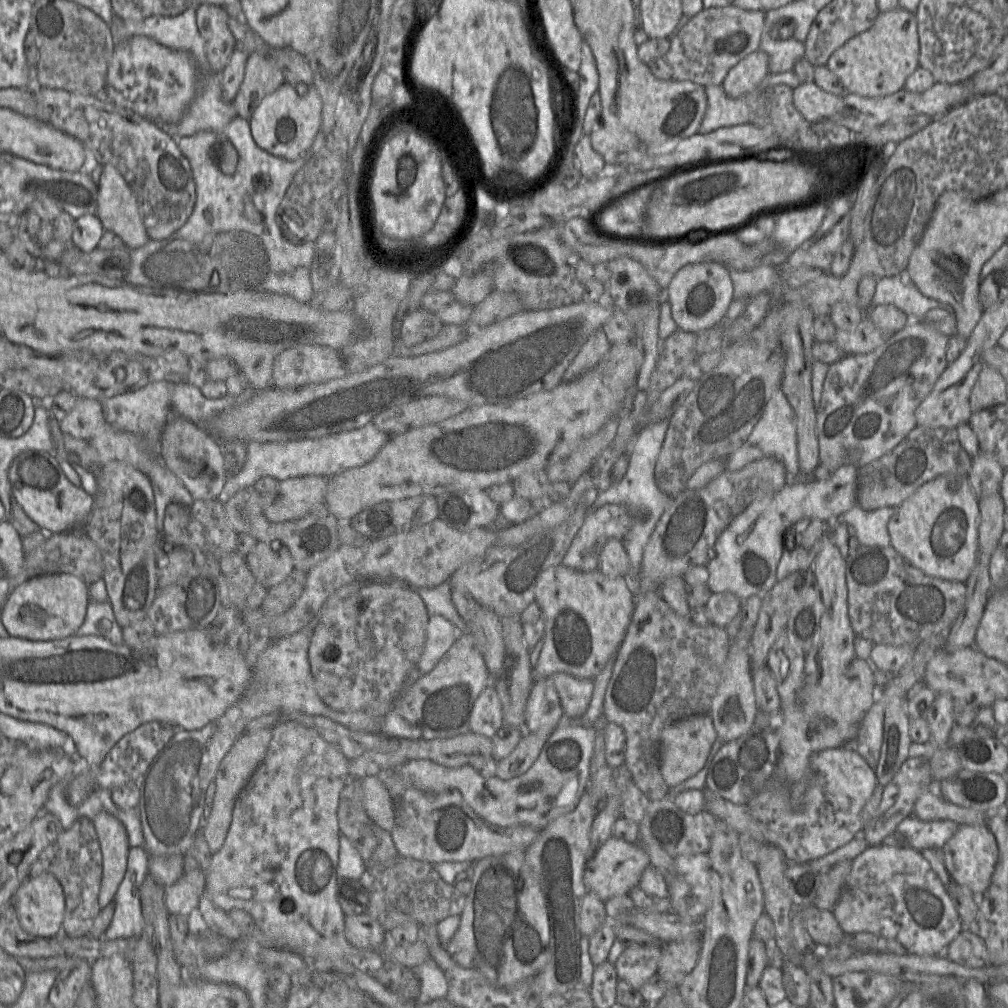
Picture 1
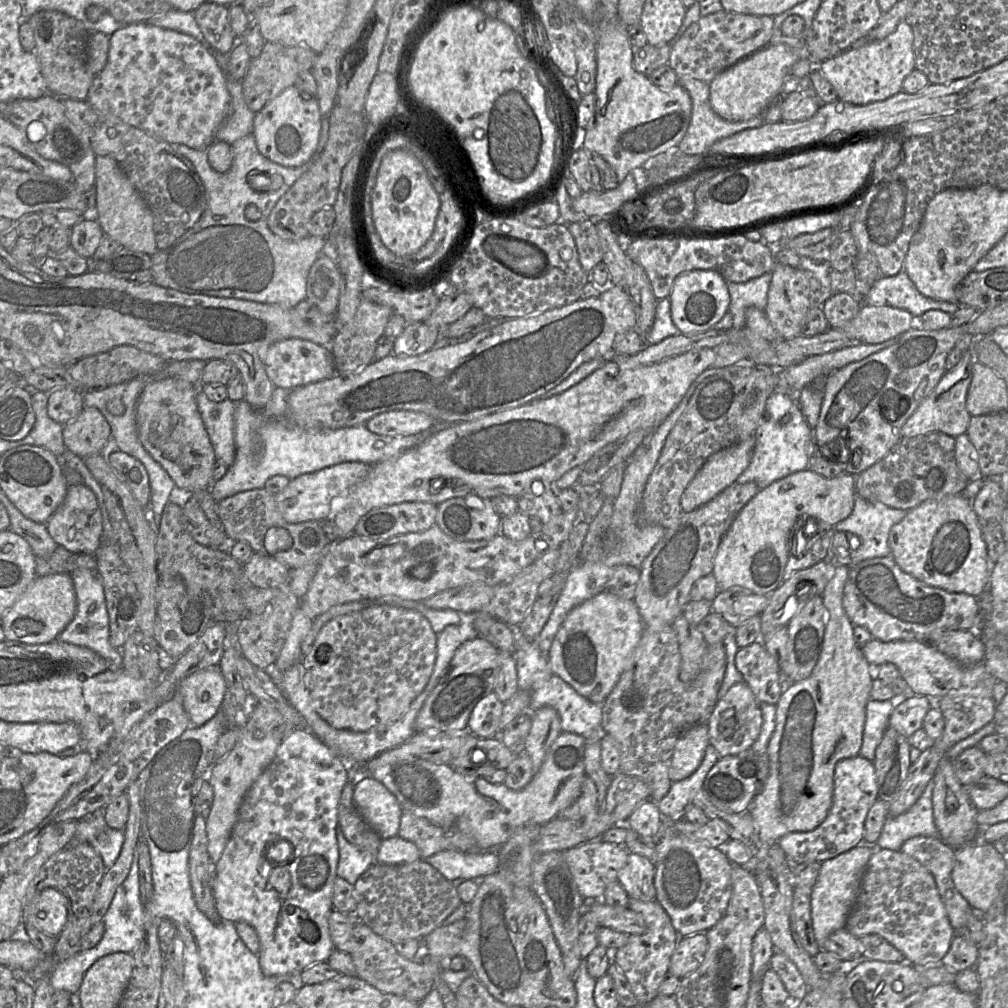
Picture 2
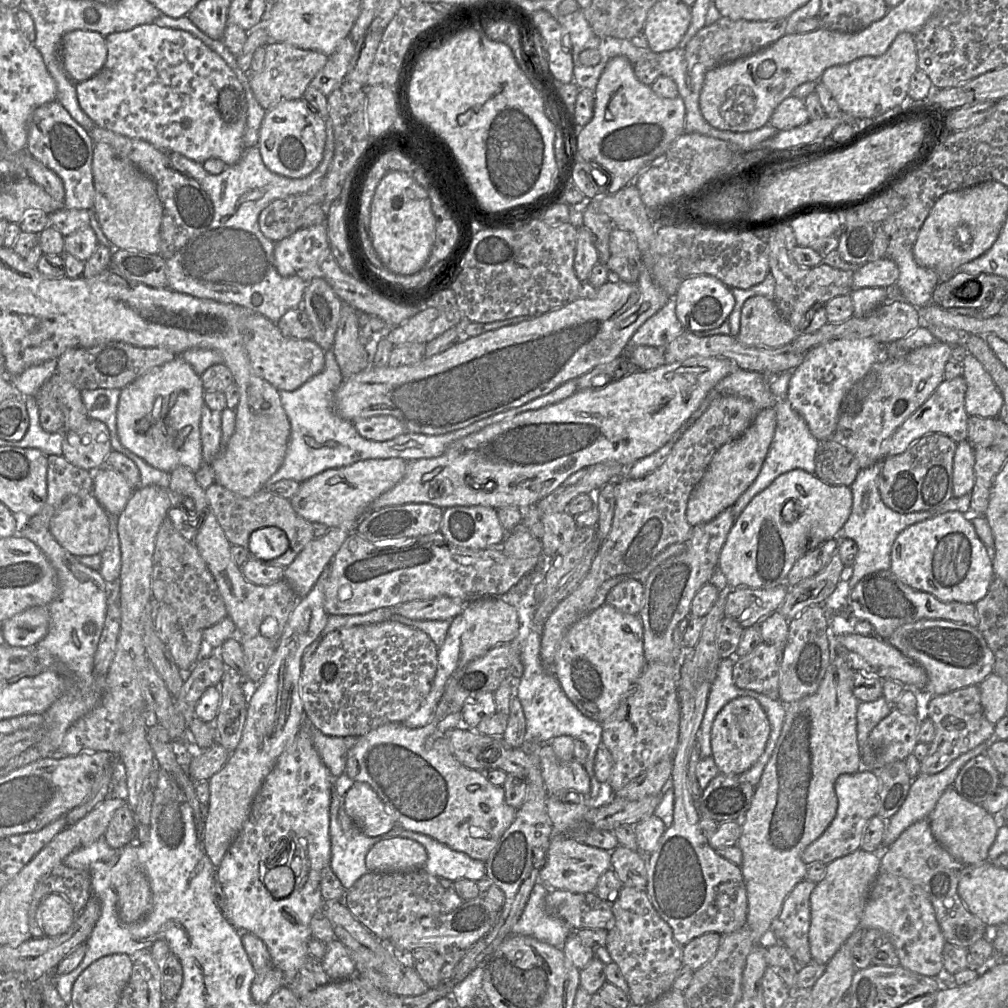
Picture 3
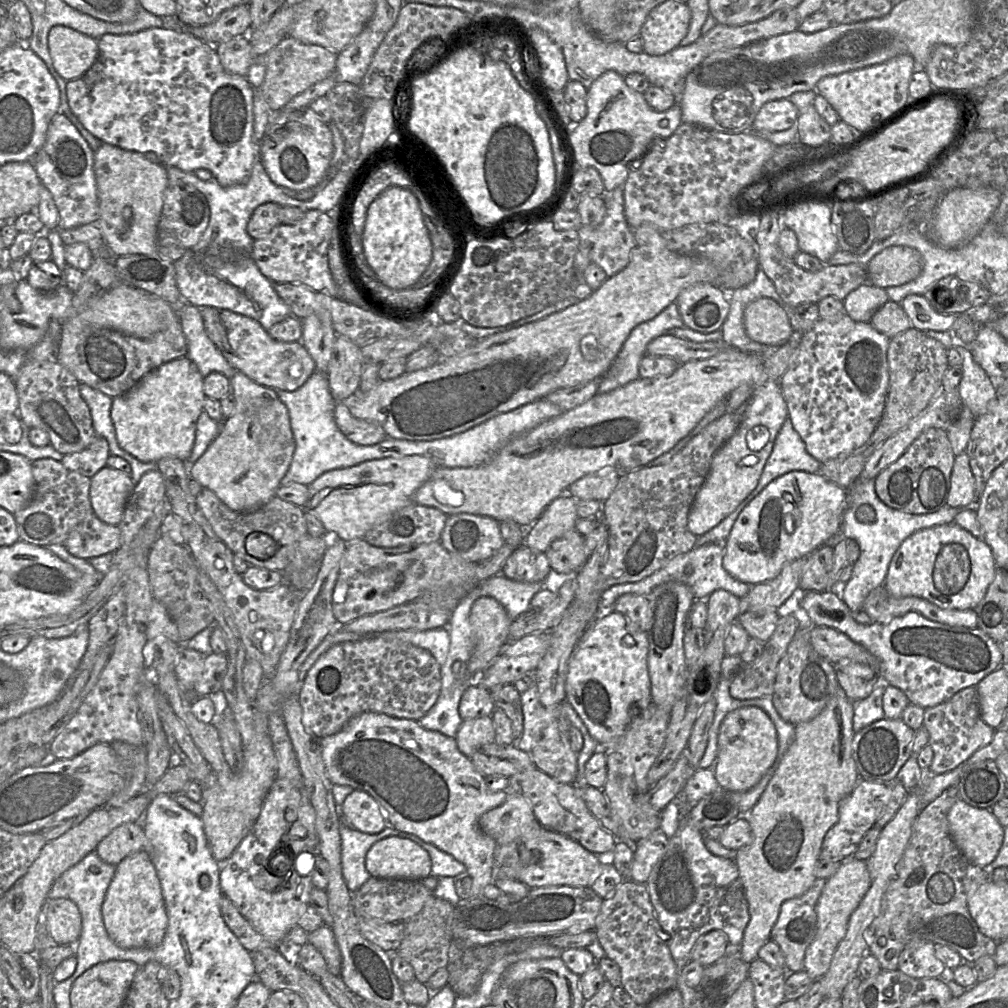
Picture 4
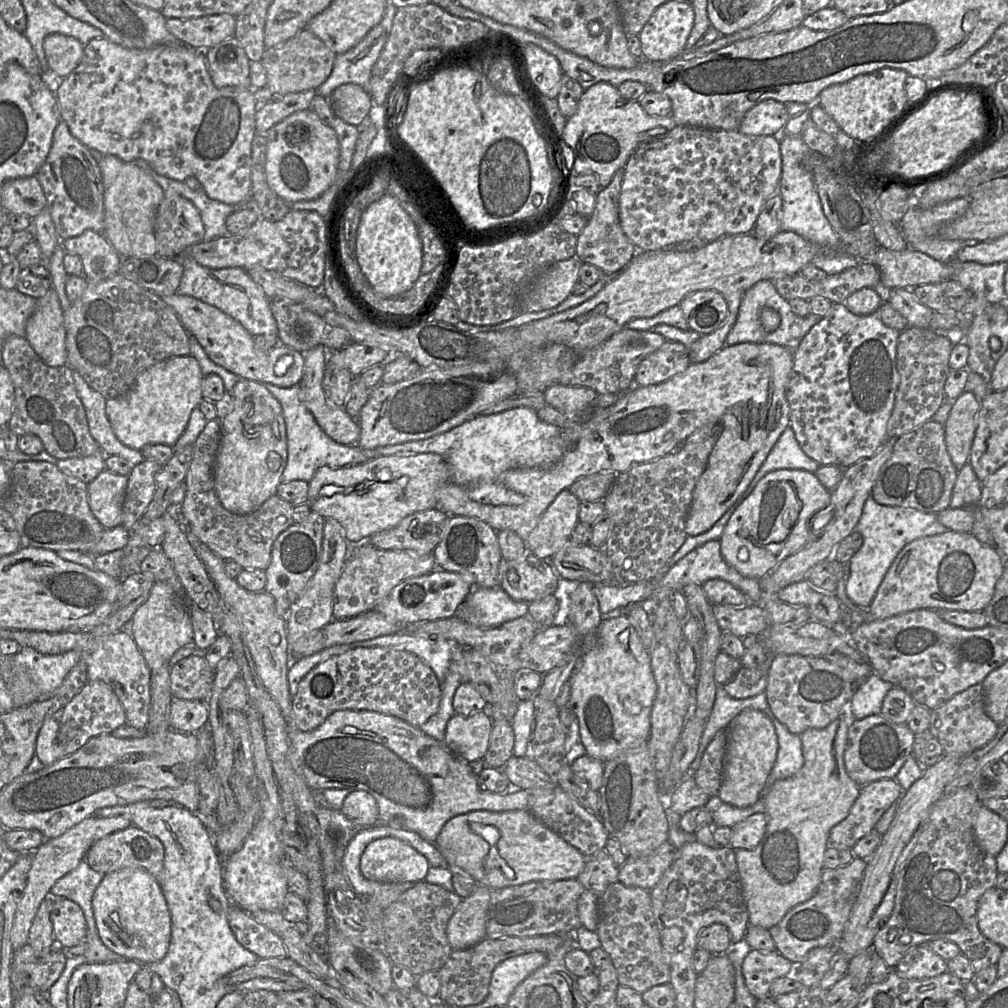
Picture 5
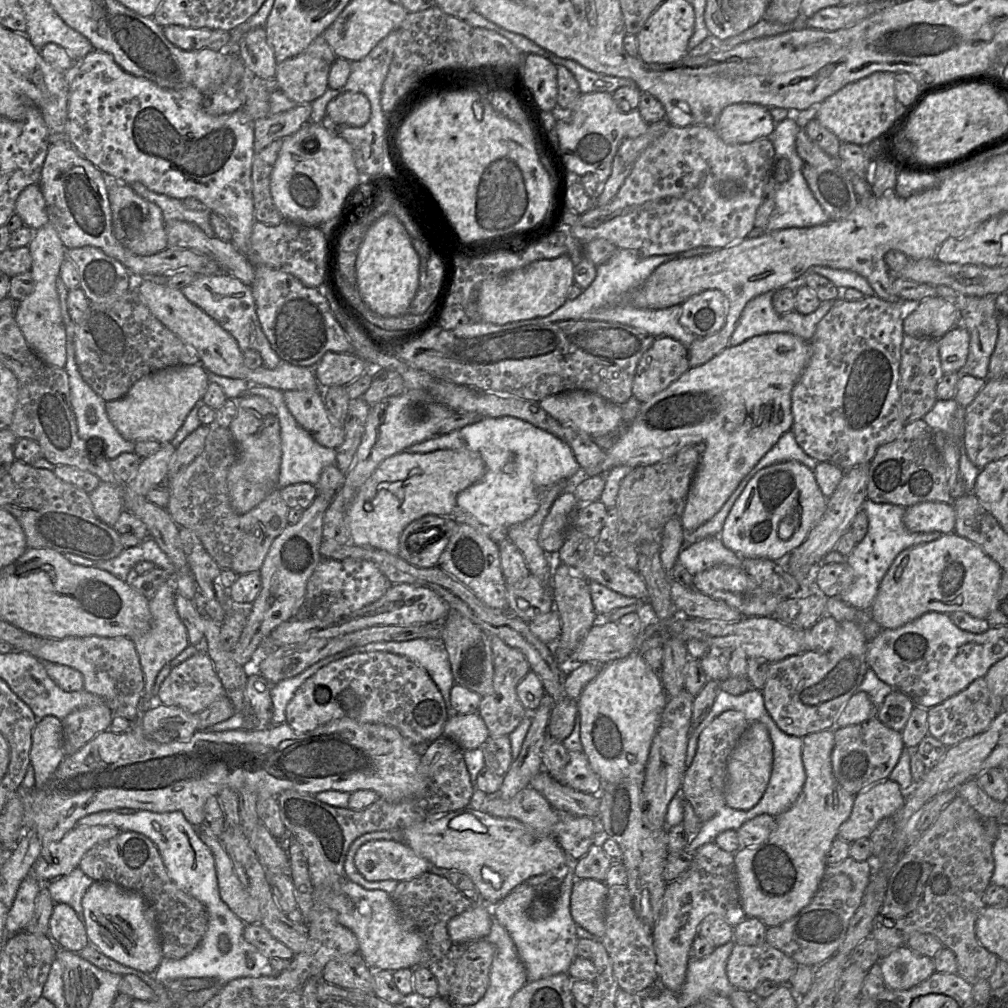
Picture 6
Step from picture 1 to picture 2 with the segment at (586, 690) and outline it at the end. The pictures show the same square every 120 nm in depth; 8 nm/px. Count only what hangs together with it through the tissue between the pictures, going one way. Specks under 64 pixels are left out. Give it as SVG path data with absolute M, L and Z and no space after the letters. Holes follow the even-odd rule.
M516 633L516 650L514 652L517 670L518 689L530 693L528 712L550 706L559 716L562 732L581 735L586 742L600 742L604 735L602 728L602 704L597 704L580 695L572 686L553 673L548 662L548 653L544 653L536 639L529 639Z

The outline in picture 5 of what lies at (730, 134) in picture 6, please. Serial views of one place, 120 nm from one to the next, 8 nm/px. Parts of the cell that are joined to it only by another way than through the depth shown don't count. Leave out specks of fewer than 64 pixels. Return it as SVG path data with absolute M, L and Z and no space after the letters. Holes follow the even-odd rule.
M767 99L747 111L738 131L748 136L779 136L789 119L786 104Z

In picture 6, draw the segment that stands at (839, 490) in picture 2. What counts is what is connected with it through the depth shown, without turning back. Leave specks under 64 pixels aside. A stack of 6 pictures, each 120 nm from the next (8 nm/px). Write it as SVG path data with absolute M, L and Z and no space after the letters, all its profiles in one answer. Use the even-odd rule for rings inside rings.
M787 461L765 467L758 471L747 483L725 519L719 538L722 543L742 558L766 558L784 562L788 555L806 539L811 529L826 510L827 498L818 487L814 473L797 461ZM782 519L793 519L791 536L782 538L779 525Z

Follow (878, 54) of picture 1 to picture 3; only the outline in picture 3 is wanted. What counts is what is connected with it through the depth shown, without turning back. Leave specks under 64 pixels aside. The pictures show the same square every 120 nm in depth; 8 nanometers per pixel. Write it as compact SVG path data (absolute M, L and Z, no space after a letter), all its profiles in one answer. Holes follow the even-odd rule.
M898 34L881 56L865 56L848 64L832 66L819 81L830 91L845 116L855 120L871 120L907 102L912 75L918 70L914 35Z

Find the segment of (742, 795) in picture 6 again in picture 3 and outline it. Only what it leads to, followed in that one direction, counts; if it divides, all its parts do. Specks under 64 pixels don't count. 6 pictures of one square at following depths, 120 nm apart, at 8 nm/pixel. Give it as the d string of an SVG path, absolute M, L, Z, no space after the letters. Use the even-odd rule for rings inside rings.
M741 696L729 701L715 717L711 731L712 758L719 773L738 776L746 772L763 753L769 735L768 718L757 700Z

